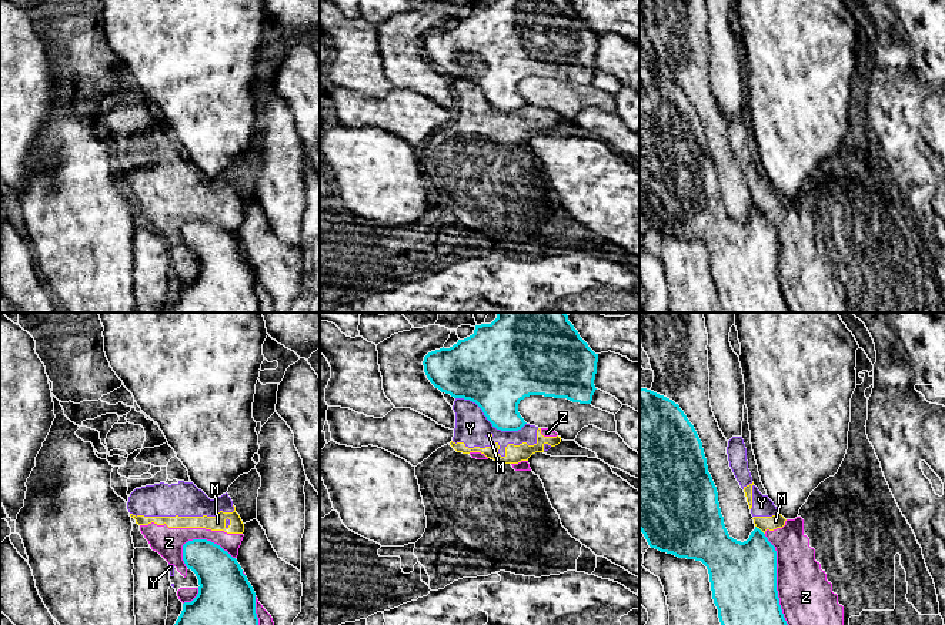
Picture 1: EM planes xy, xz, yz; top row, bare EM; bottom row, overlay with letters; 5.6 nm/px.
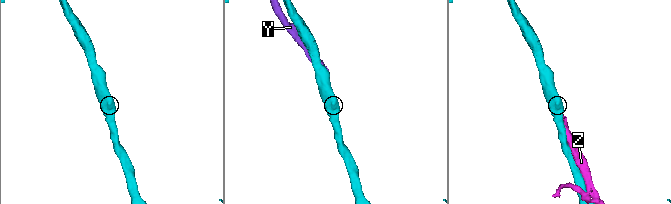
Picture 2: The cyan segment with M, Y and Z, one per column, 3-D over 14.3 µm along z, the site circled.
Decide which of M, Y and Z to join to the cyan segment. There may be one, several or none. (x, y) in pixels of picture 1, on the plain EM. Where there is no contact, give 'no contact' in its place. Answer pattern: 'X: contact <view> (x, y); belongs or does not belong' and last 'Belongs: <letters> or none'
M: contact yz (760, 210); does not belong
Y: contact xz (490, 102); does not belong
Z: contact yz (775, 263); does not belong
Belongs: none

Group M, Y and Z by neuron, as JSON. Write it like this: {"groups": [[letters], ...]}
{"groups": [["M", "Y", "Z"]]}

